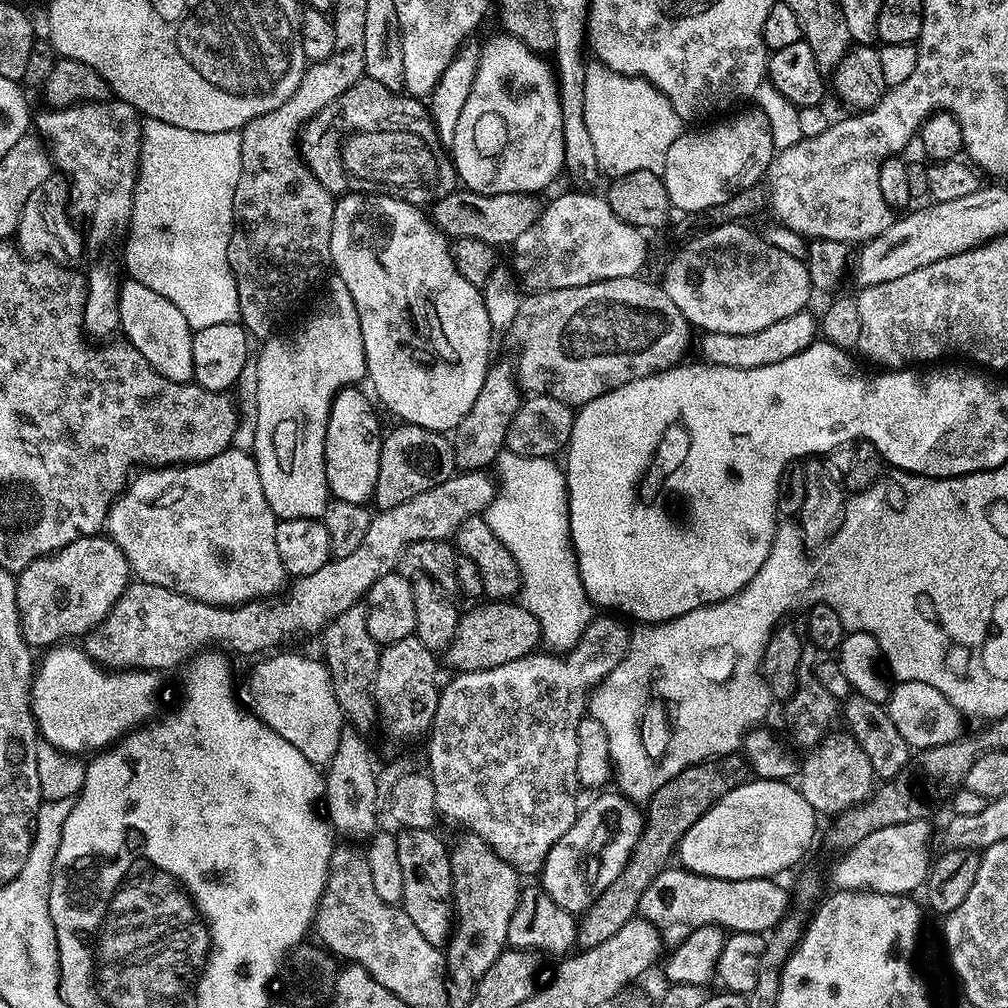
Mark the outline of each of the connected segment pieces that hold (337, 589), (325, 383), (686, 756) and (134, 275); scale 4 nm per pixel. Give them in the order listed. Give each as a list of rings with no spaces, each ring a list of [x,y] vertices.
[[[460,470],[446,482],[430,490],[422,490],[422,494],[414,494],[414,498],[410,502],[402,502],[402,506],[394,506],[385,512],[377,511],[370,522],[370,530],[366,530],[366,538],[362,538],[362,546],[356,547],[354,554],[329,559],[322,570],[295,577],[279,598],[221,606],[198,602],[181,592],[166,590],[166,586],[129,583],[110,614],[106,614],[104,621],[88,633],[82,647],[91,660],[109,670],[165,670],[176,668],[180,663],[183,665],[213,646],[229,653],[264,654],[287,645],[284,643],[288,636],[295,632],[323,633],[335,616],[361,603],[367,597],[370,586],[374,586],[382,574],[393,571],[399,565],[404,549],[423,540],[451,541],[462,522],[471,516],[481,515],[487,509],[496,496],[496,485],[487,471]]]
[[[332,278],[327,284],[328,309],[314,313],[293,336],[273,334],[267,337],[261,343],[264,345],[260,348],[260,357],[257,360],[255,357],[254,360],[256,398],[251,451],[256,457],[258,478],[262,478],[262,491],[266,494],[266,502],[270,502],[270,510],[274,510],[280,520],[319,520],[323,517],[330,499],[324,461],[330,406],[340,389],[359,385],[359,380],[363,381],[368,371],[362,346],[362,326],[358,322],[354,298],[346,282]]]
[[[784,522],[774,534],[770,554],[762,570],[738,594],[717,604],[707,604],[690,614],[682,614],[664,624],[645,624],[631,633],[628,655],[593,691],[587,711],[608,731],[610,754],[618,765],[619,791],[633,802],[647,802],[670,778],[711,756],[731,756],[743,745],[745,736],[774,704],[774,697],[760,672],[762,654],[773,628],[787,612],[800,604],[808,592],[812,576],[808,573],[804,538],[795,523]]]
[[[150,119],[140,125],[140,173],[134,190],[132,223],[123,241],[124,264],[131,279],[150,286],[162,298],[170,298],[182,310],[182,318],[190,322],[236,322],[240,318],[238,286],[228,265],[228,243],[241,162],[240,132],[202,134]]]

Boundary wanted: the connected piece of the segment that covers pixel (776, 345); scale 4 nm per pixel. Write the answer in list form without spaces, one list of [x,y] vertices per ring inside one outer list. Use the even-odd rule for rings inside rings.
[[[805,310],[803,312],[799,312],[798,314],[790,314],[790,318],[781,318],[779,322],[773,322],[770,326],[766,326],[766,330],[754,330],[754,334],[718,334],[717,332],[705,332],[703,335],[699,337],[700,340],[700,356],[705,365],[715,366],[717,368],[721,368],[722,366],[734,366],[734,370],[754,370],[758,366],[766,366],[770,367],[774,362],[782,362],[786,358],[790,358],[791,360],[794,358],[794,354],[802,354],[802,350],[806,350],[810,347],[811,344],[817,339],[818,336],[818,320],[814,315],[811,316],[811,311]]]

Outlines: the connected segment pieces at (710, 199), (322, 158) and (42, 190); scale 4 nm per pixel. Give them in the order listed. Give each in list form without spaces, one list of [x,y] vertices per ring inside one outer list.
[[[760,108],[739,112],[732,114],[737,116],[729,115],[712,122],[717,124],[697,127],[700,128],[697,132],[681,131],[680,136],[674,138],[674,146],[666,150],[662,175],[666,194],[670,194],[677,213],[707,213],[712,206],[726,202],[739,191],[759,185],[765,179],[774,155],[772,124]]]
[[[362,78],[354,86],[350,86],[350,90],[346,90],[341,96],[334,98],[334,102],[330,102],[330,106],[323,108],[313,120],[304,125],[302,129],[302,159],[314,174],[314,178],[318,178],[318,182],[322,182],[324,189],[333,194],[383,194],[385,196],[397,196],[399,200],[405,200],[417,206],[431,205],[442,199],[443,196],[449,196],[451,192],[457,191],[458,177],[445,145],[440,142],[440,135],[437,134],[436,126],[432,123],[429,109],[425,105],[423,108],[420,104],[423,103],[419,99],[407,94],[391,92],[386,86],[382,86],[382,82]]]
[[[53,174],[26,198],[22,218],[14,233],[14,243],[29,258],[47,258],[49,261],[65,266],[79,265],[80,255],[86,252],[86,240],[74,225],[70,224],[68,206],[69,183],[63,175]]]

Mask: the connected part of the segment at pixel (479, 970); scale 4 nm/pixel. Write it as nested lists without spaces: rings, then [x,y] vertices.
[[[471,834],[464,837],[450,848],[452,858],[452,910],[454,927],[446,941],[446,976],[458,991],[471,993],[475,981],[486,973],[501,953],[506,949],[510,918],[514,914],[514,906],[518,906],[518,898],[522,891],[521,873],[507,864],[498,853],[482,838]]]

